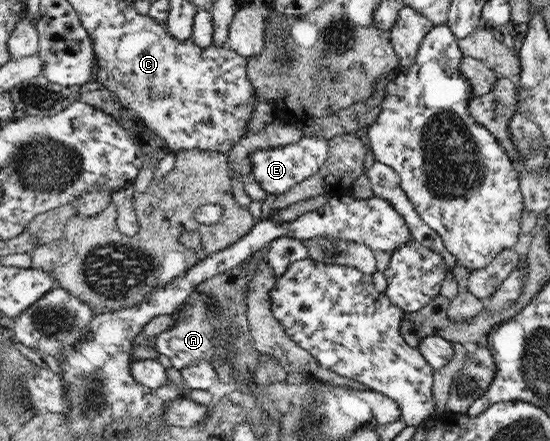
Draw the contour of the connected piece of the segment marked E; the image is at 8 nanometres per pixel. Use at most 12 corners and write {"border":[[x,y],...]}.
{"border":[[329,140],[250,153],[251,179],[272,198],[317,173]]}

